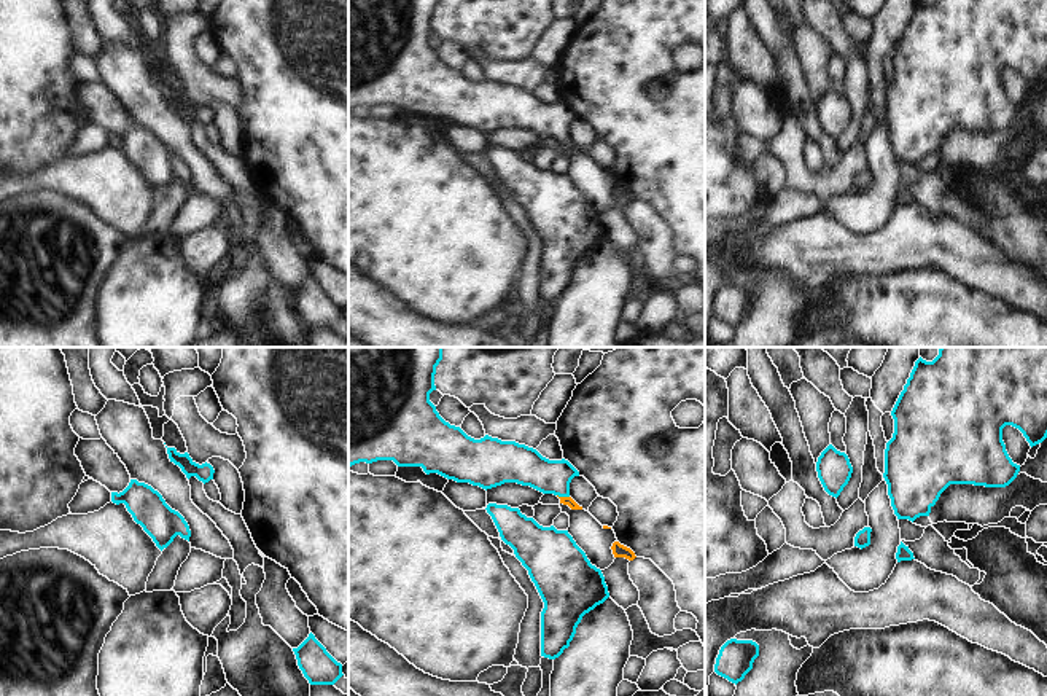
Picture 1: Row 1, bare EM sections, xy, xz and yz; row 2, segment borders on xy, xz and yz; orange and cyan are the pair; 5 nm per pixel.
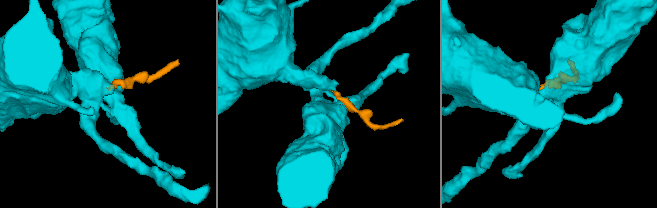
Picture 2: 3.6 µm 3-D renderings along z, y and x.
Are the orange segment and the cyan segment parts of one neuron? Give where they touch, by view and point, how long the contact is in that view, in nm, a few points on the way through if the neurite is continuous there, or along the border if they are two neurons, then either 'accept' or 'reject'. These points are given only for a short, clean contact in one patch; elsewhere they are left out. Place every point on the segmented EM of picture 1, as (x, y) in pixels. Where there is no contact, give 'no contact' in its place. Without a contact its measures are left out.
xz (564, 497) | 70 nm | across xz (567, 500), (564, 497), (541, 473), (525, 465) | accept

